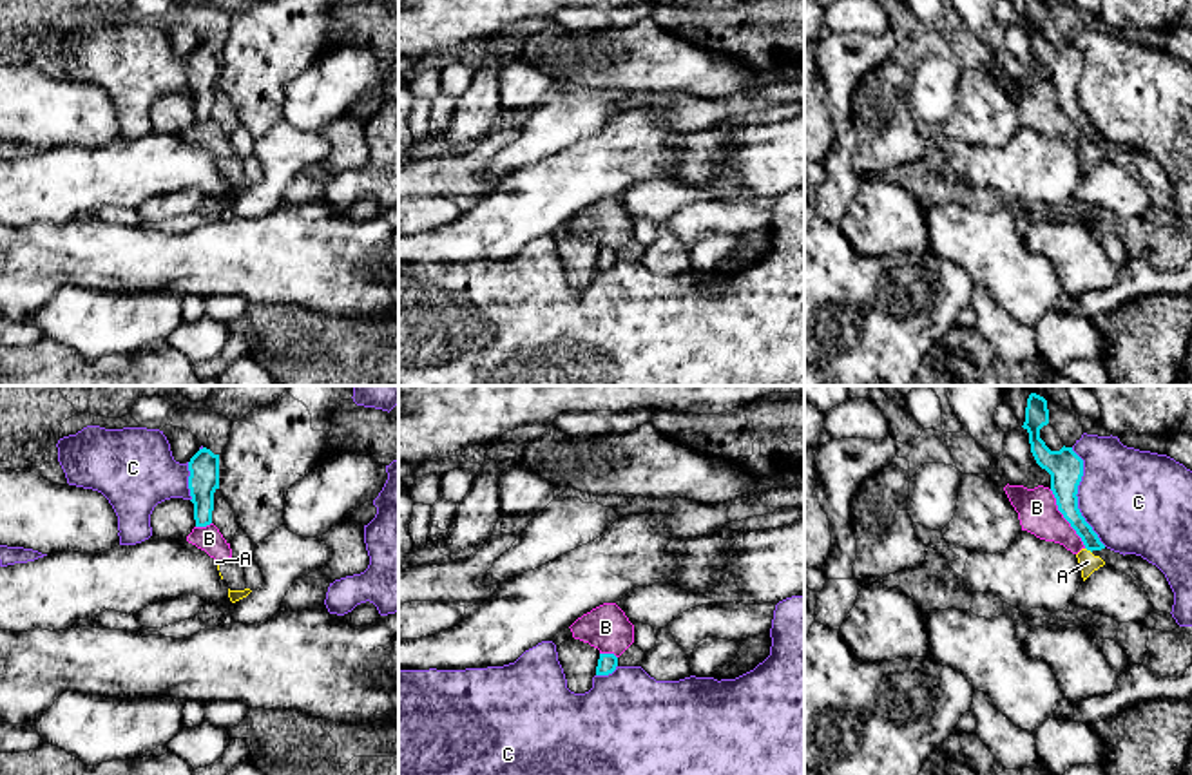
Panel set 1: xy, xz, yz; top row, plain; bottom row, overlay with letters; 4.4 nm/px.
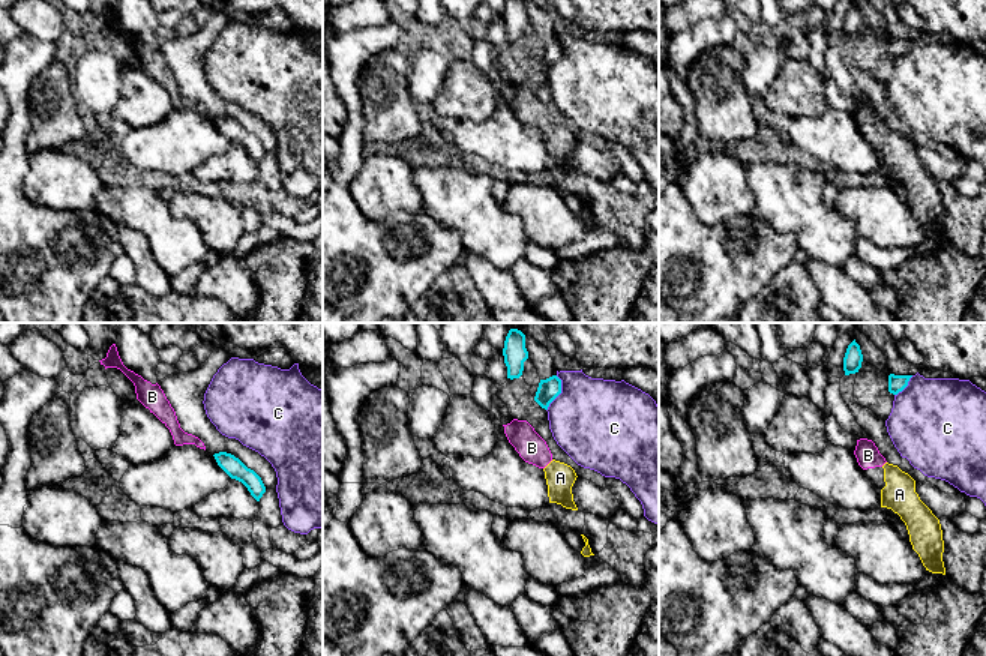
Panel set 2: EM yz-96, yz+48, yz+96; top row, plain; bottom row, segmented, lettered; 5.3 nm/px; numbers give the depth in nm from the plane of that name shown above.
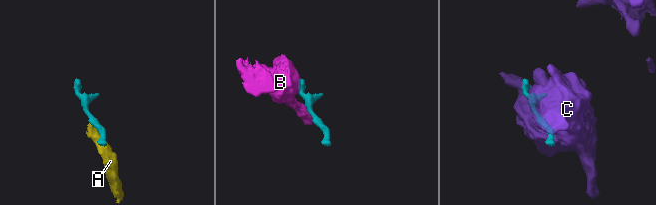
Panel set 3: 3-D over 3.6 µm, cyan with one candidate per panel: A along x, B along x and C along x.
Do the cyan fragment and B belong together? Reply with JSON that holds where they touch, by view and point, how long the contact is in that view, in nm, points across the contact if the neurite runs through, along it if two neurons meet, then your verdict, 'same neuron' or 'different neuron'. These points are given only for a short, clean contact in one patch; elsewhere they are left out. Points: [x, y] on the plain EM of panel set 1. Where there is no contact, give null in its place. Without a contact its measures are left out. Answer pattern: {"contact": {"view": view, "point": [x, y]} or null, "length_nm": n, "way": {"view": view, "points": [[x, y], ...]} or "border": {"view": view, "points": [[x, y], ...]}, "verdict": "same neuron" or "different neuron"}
{"contact": {"view": "yz", "point": [1064, 111]}, "length_nm": 300, "border": {"view": "yz", "points": [[1049, 84], [1057, 104], [1086, 142]]}, "verdict": "different neuron"}

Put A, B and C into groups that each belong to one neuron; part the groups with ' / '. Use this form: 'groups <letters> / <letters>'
groups A B / C

